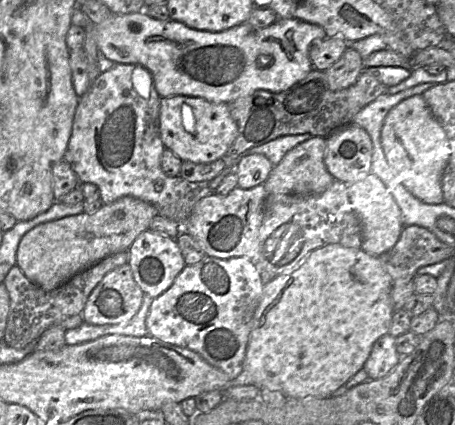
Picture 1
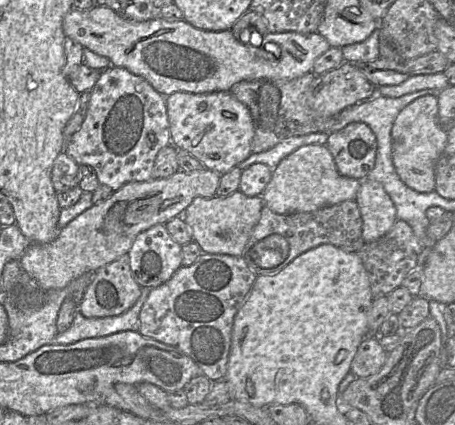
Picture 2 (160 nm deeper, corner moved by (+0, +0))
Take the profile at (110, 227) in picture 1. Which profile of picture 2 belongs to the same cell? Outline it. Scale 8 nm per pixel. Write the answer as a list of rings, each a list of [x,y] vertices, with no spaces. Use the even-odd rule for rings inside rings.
[[[202,168],[192,172],[177,171],[167,178],[154,178],[142,182],[129,182],[111,194],[103,202],[93,204],[80,215],[61,228],[57,237],[48,243],[30,243],[19,258],[22,271],[29,276],[43,291],[65,288],[71,281],[88,272],[95,272],[101,267],[128,254],[135,238],[141,232],[156,224],[165,225],[174,217],[181,217],[183,211],[196,197],[211,198],[216,195],[221,175]]]

